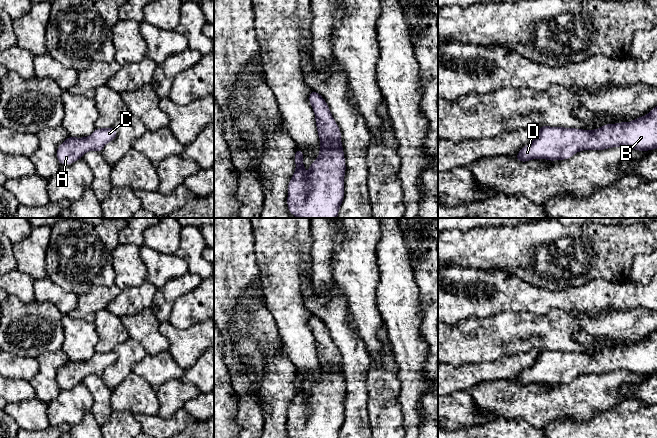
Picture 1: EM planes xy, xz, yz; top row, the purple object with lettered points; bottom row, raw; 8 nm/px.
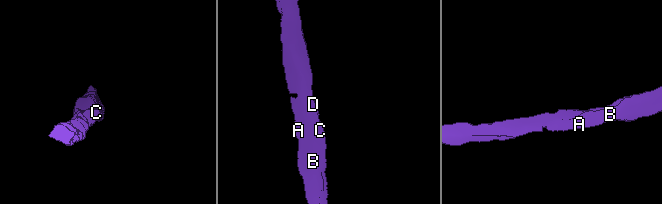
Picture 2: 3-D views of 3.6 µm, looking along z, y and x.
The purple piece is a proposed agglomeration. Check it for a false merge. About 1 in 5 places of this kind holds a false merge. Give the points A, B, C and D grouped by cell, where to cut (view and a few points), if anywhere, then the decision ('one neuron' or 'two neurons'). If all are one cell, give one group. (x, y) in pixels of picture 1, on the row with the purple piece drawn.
A B C D | no cut | one neuron

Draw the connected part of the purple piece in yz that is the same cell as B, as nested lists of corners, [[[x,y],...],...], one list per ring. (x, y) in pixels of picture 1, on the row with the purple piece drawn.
[[[657,106],[652,108],[646,116],[636,118],[631,122],[605,124],[594,130],[540,126],[535,139],[517,153],[516,160],[519,162],[528,162],[533,159],[546,159],[548,161],[568,160],[575,153],[583,150],[599,151],[617,146],[637,151],[657,149]]]

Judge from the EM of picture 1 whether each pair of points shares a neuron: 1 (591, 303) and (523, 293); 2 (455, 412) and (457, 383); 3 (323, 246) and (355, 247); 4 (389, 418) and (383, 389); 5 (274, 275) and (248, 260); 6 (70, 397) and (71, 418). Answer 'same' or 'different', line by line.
1: same
2: different
3: different
4: same
5: different
6: same

